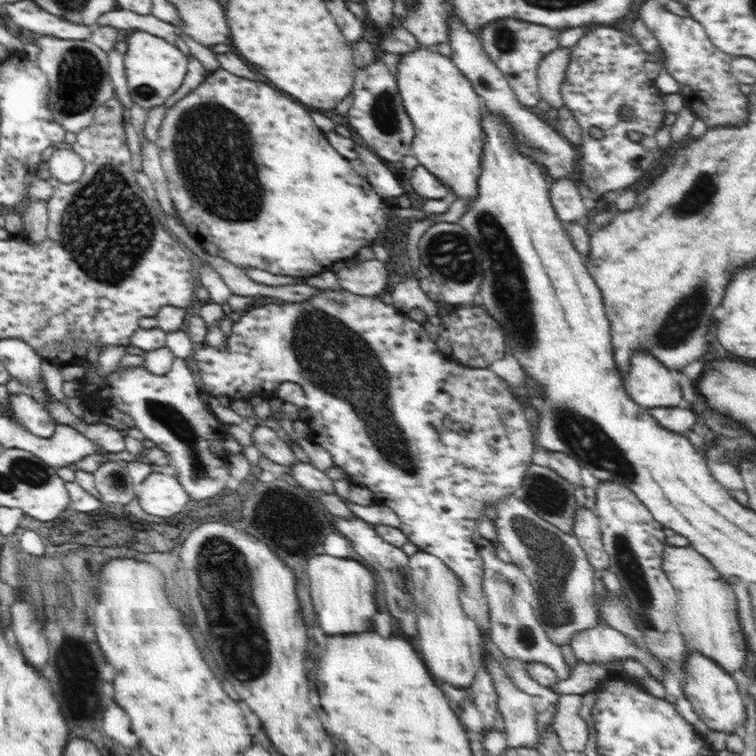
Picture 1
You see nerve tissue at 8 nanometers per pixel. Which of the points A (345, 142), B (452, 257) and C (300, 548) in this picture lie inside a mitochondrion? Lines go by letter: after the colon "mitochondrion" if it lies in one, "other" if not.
A: other
B: mitochondrion
C: other

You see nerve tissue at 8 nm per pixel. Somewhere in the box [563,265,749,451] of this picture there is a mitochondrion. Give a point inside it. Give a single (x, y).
(683, 319)

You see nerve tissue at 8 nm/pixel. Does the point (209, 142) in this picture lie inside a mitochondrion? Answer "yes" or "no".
yes

